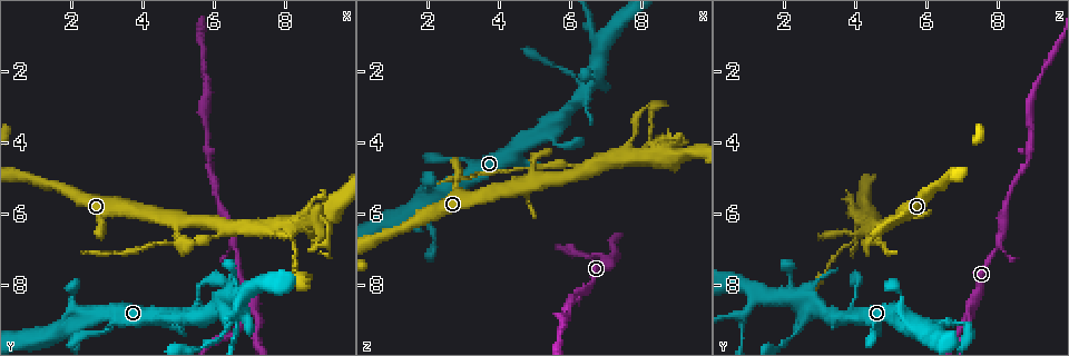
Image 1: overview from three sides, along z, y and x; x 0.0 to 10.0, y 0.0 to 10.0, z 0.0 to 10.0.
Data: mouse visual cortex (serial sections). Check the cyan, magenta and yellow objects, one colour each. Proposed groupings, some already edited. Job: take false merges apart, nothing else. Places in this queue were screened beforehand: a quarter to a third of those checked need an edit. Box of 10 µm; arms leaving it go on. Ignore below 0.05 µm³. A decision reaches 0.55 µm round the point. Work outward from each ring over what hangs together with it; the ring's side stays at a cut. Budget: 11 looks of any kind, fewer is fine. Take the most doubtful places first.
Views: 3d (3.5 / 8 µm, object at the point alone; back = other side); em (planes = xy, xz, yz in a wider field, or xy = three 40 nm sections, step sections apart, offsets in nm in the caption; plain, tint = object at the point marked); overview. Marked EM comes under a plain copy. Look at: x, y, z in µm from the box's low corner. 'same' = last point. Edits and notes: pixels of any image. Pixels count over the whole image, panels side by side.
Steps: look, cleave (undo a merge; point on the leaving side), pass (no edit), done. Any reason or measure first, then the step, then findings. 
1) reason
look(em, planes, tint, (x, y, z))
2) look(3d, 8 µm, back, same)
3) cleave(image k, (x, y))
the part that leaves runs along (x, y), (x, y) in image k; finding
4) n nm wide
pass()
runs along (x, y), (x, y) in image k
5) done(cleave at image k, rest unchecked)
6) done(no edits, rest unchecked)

three-way junction
look(3d, 3.5 µm, (6.30, 6.30, 4.80))

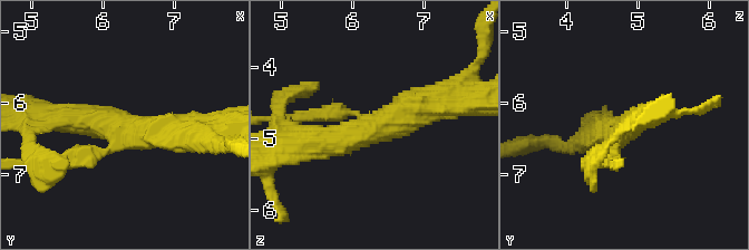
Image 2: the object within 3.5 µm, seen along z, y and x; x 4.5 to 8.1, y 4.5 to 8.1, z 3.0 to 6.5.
look(em, xy, step 1, tint, (6.25, 6.30, 4.90))

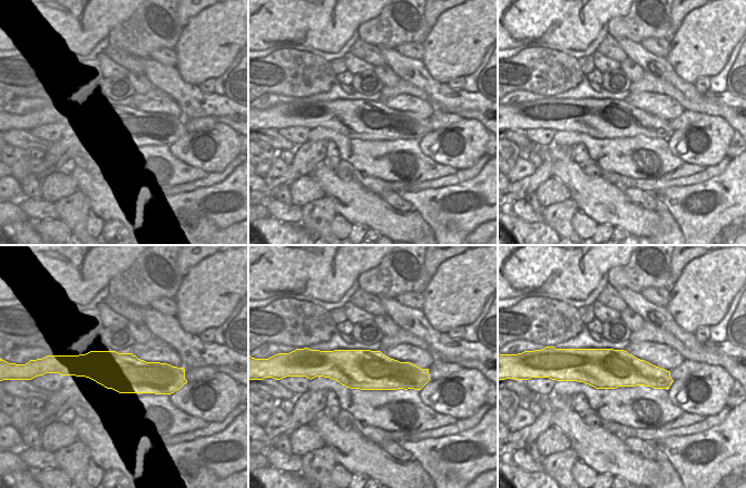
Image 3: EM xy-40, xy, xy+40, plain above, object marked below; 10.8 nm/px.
cleave(image 2, (73, 157))
two cells meet here

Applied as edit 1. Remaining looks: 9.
redraw
look(overview)

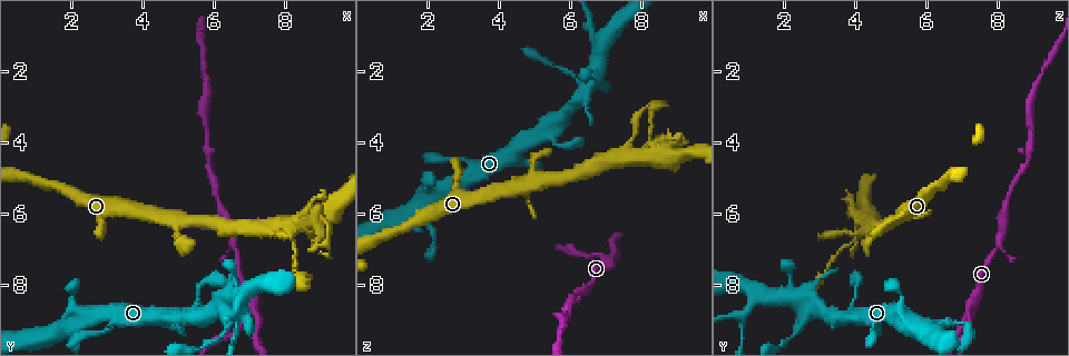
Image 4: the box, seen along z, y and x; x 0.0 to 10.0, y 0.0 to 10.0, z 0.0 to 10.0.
look(3d, 3.5 µm, back, (8.10, 6.30, 4.35))

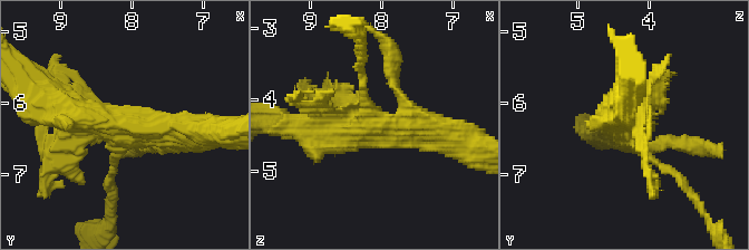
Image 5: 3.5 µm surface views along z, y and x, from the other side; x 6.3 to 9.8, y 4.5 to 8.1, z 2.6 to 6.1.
3 arms; arms of 150, 350, 450 nm
look(em, xy, step 3, tint, (8.05, 6.30, 4.45))

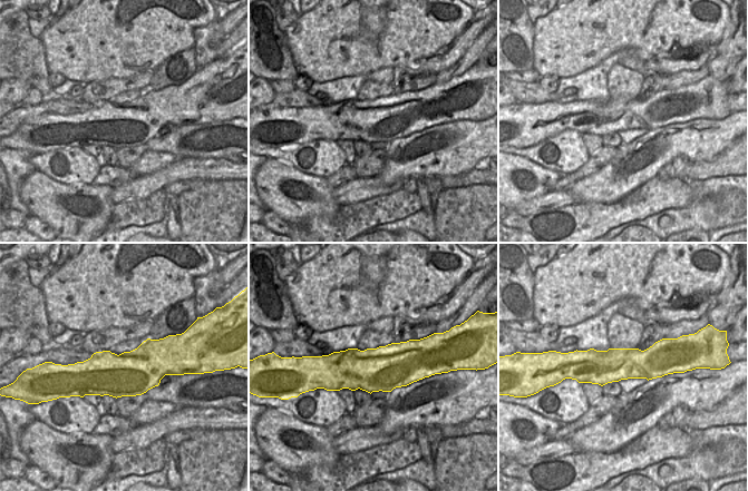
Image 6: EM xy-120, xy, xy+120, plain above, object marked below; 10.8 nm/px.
pass()
all the same cell

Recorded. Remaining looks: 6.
arms part here
look(3d, 3.5 µm, (7.10, 8.65, 7.30))

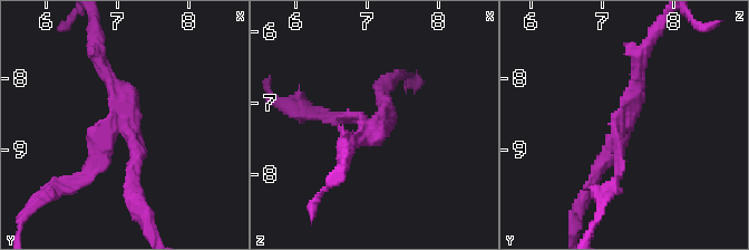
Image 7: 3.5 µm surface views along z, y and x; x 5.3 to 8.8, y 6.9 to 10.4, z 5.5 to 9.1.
3 arms; arms of 150, 200, 200 nm
look(em, xy, step 1, tint, (7.05, 8.65, 7.30))

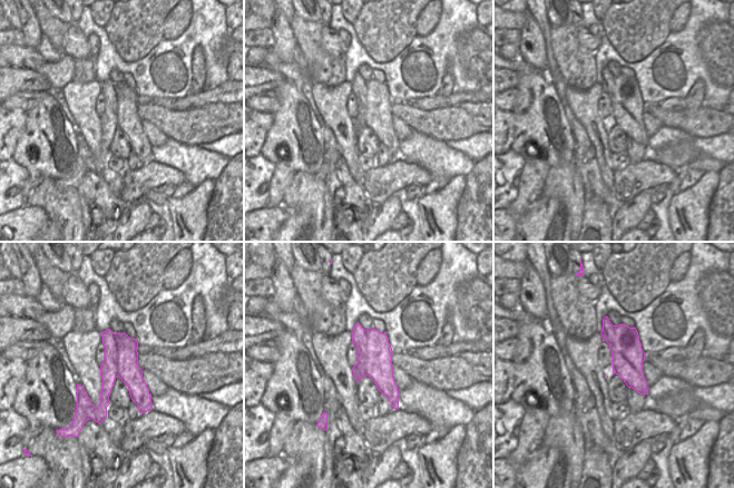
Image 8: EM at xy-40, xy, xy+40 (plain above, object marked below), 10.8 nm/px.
cut it another way
look(em, xy, step 3, tint, same)

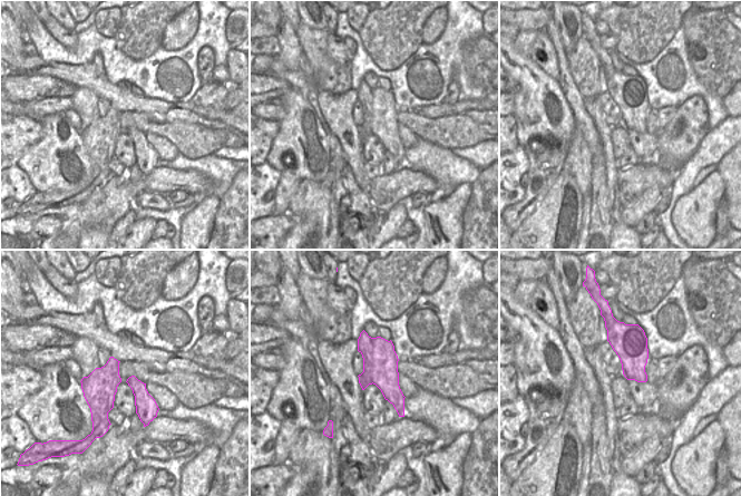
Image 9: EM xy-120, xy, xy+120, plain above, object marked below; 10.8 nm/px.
cleave(image 7, (96, 164))
border along (358, 343), (371, 346), (373, 382) in image 9; two cells meet here

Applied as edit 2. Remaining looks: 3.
look(overview)

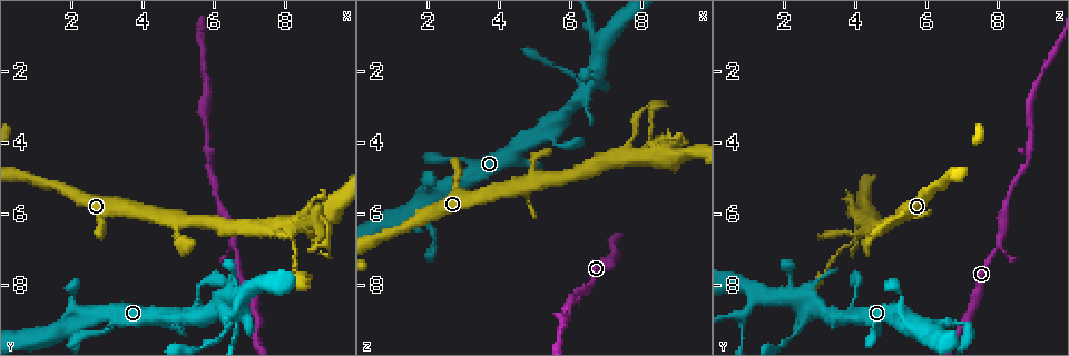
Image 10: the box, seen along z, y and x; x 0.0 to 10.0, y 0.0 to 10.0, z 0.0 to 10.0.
look(3d, 8 µm, (6.20, 8.60, 2.85))

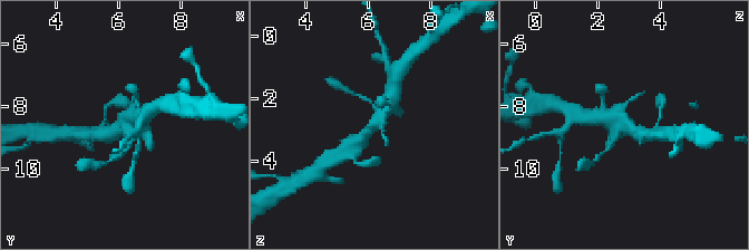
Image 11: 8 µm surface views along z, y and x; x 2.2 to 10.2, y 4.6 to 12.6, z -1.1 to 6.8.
look(em, xy, step 1, tint, same)

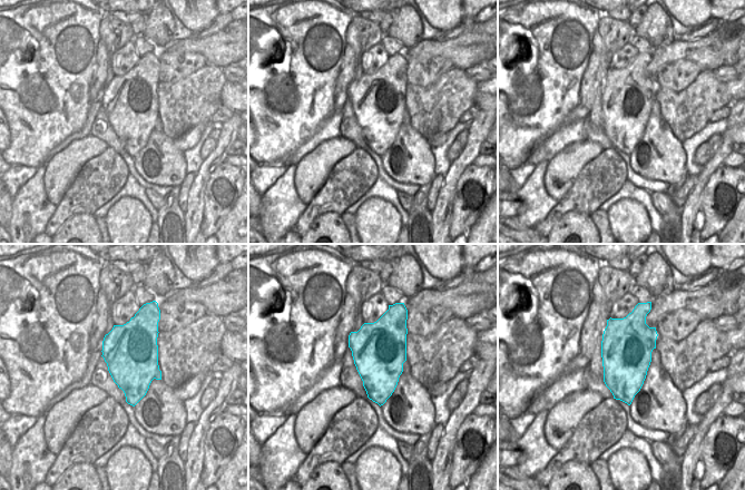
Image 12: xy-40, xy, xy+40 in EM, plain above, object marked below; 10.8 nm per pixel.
600 nm wide
pass()
runs along (352, 145), (378, 123), (391, 98) in image 11; one cell here

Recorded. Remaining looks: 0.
done(cleave at image 2, cleave at image 7, rest unchecked)

